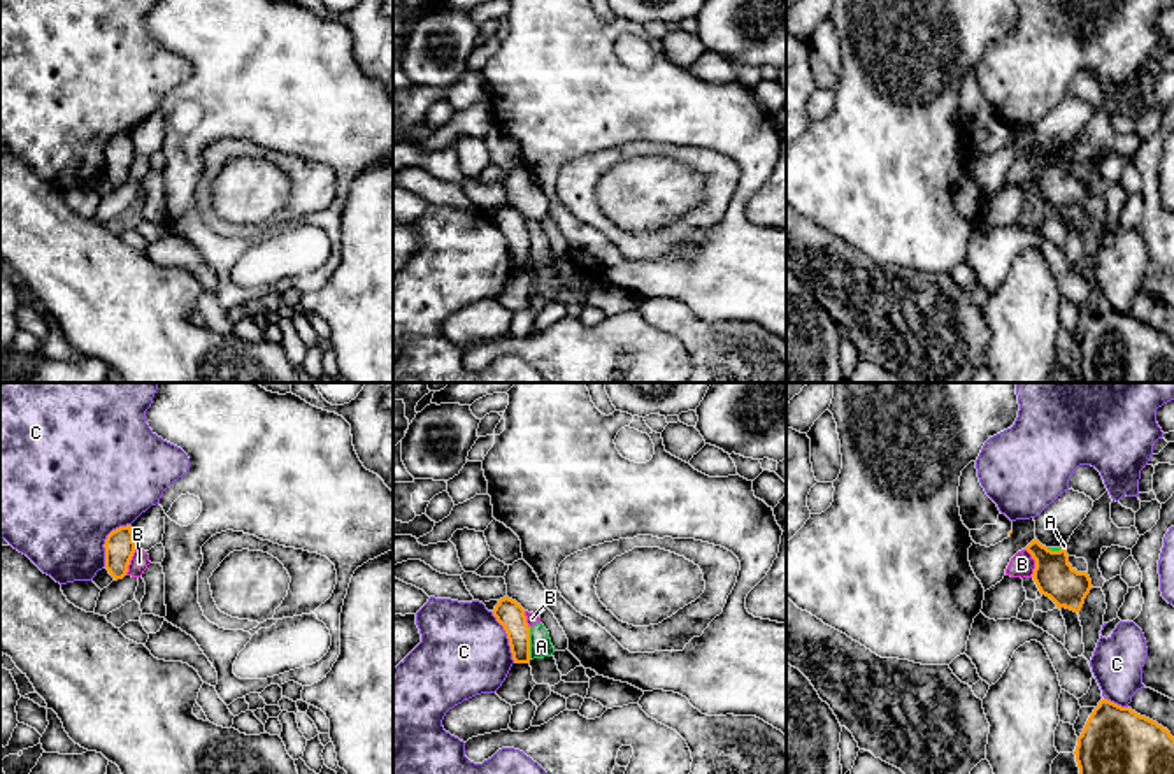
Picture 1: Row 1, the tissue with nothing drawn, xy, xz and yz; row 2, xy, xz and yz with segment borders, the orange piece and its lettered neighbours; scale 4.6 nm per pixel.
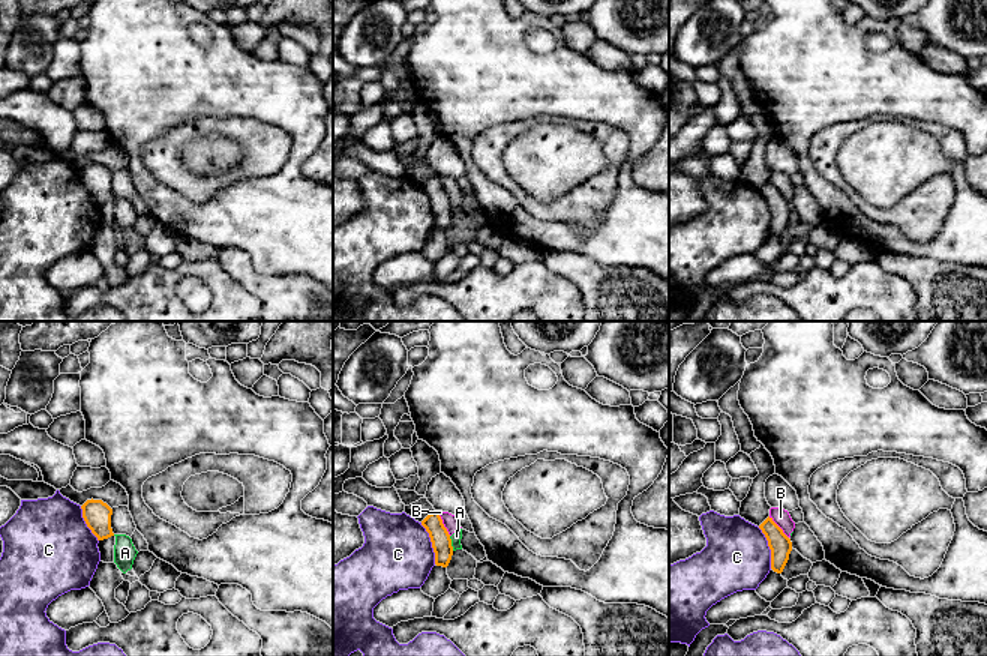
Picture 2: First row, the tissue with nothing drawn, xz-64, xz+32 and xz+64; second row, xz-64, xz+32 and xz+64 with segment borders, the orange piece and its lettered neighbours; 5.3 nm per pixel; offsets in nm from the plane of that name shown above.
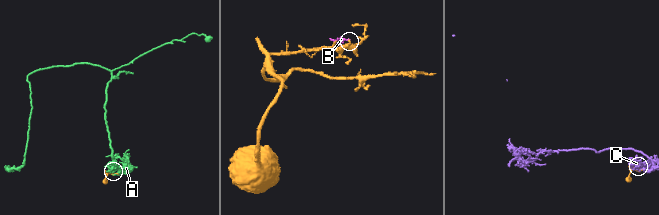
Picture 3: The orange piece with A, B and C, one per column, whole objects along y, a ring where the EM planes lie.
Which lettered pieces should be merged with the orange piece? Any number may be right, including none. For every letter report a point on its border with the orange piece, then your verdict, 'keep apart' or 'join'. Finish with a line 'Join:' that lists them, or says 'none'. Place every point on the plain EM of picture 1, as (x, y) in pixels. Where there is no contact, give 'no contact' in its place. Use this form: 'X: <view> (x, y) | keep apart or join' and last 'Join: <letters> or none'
A: xz (529, 250) | keep apart
B: yz (1036, 169) | keep apart
C: xy (106, 148) | keep apart
Join: none

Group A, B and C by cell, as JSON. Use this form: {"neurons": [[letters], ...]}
{"neurons": [["A", "B"], ["C"]]}

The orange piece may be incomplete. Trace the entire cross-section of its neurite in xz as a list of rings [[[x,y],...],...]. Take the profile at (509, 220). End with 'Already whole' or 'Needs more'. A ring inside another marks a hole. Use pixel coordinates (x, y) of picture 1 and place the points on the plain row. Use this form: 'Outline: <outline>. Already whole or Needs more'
Outline: [[[504,204],[495,212],[493,223],[507,240],[514,270],[530,270],[530,233],[525,216],[516,207]]]. Already whole

